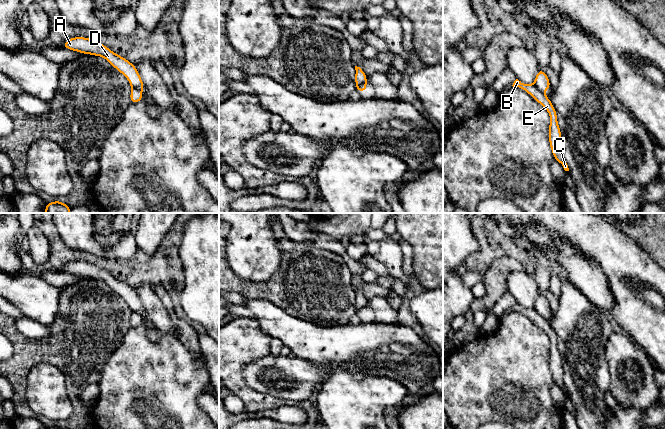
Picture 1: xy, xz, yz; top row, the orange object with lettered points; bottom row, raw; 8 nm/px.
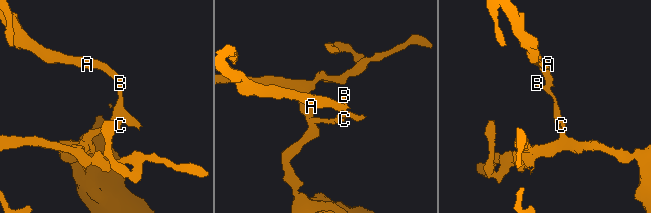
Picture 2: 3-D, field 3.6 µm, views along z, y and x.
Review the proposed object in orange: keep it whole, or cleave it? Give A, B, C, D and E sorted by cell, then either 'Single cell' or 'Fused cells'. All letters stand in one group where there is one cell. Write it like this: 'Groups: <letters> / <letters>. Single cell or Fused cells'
Groups: A D / B C E. Fused cells

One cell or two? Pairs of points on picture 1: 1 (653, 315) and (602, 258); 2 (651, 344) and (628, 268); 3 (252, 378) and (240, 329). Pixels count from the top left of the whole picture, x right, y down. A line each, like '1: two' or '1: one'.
1: one
2: one
3: two

